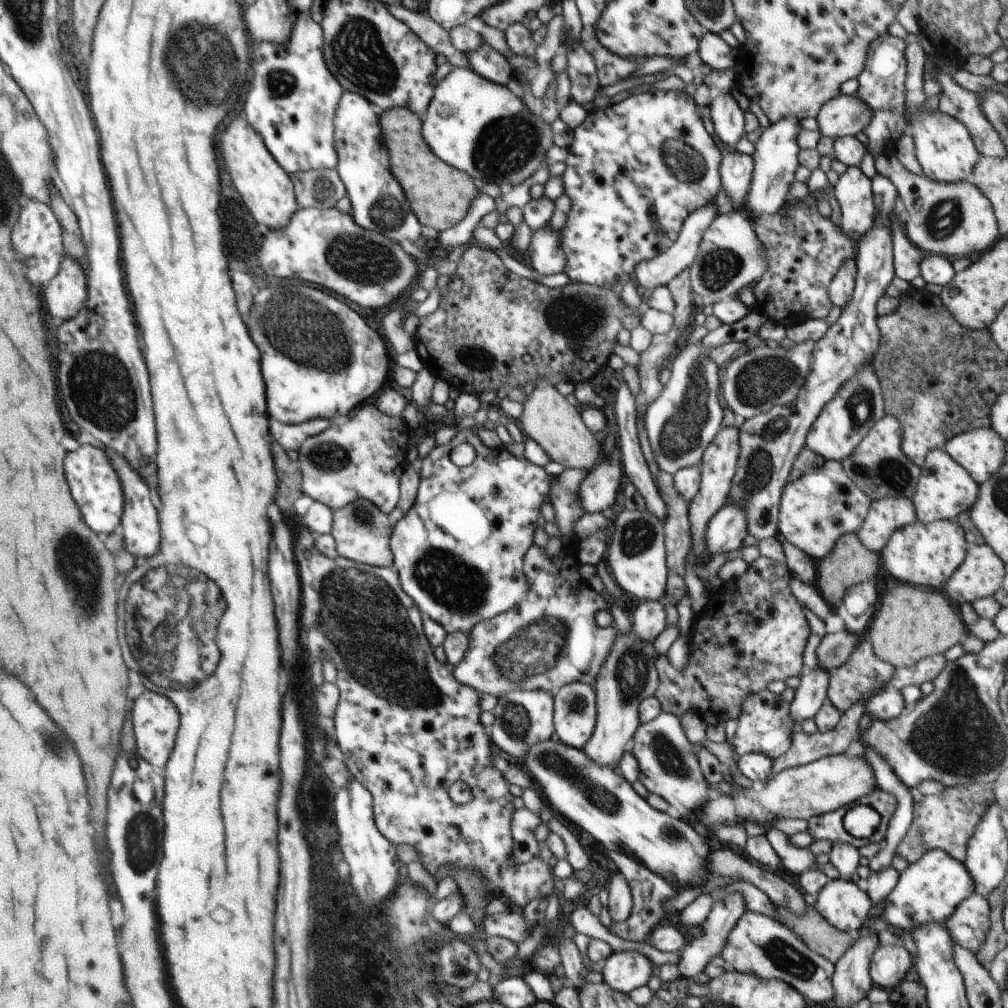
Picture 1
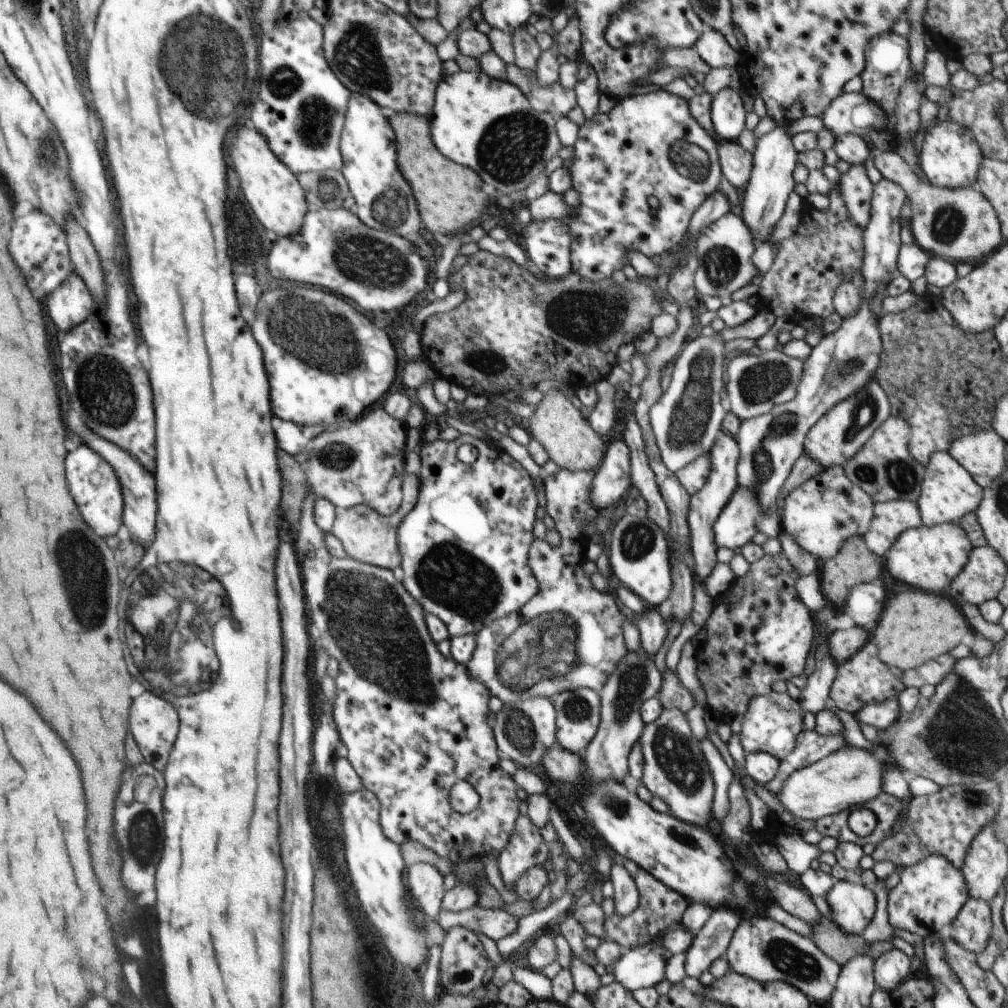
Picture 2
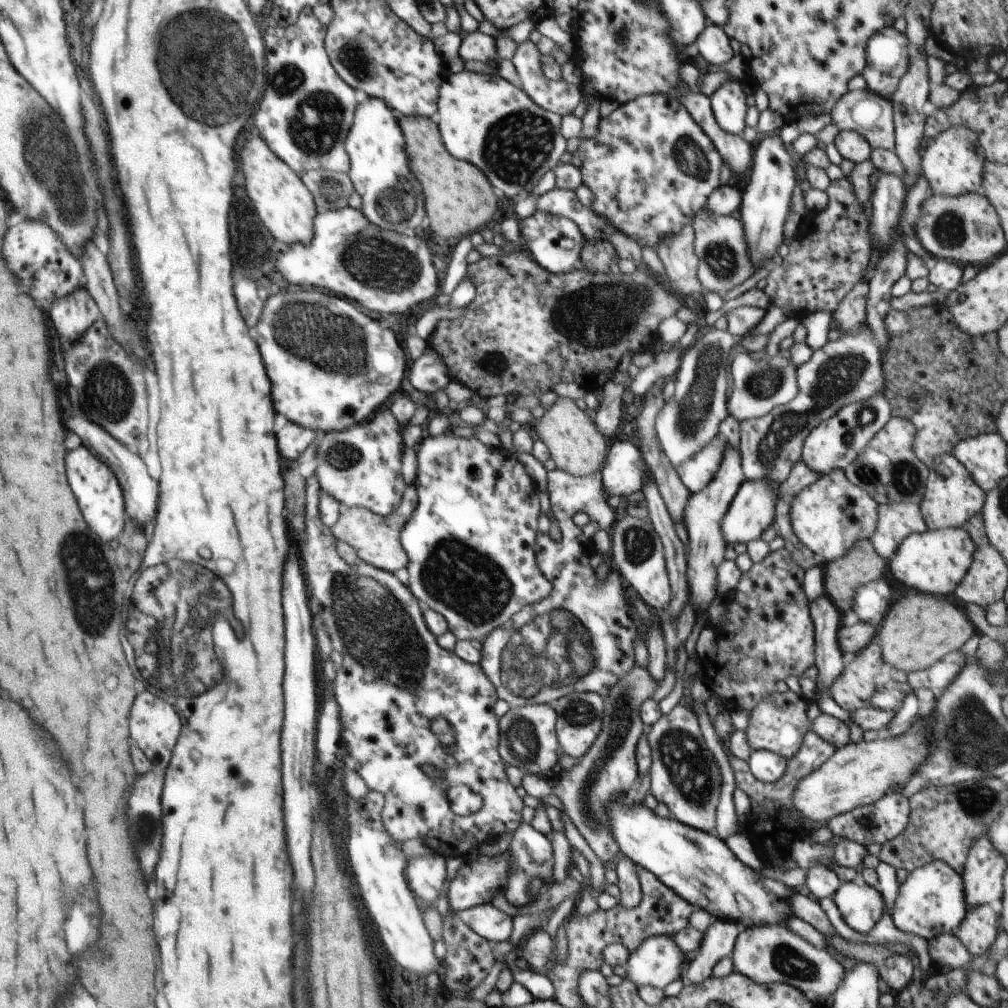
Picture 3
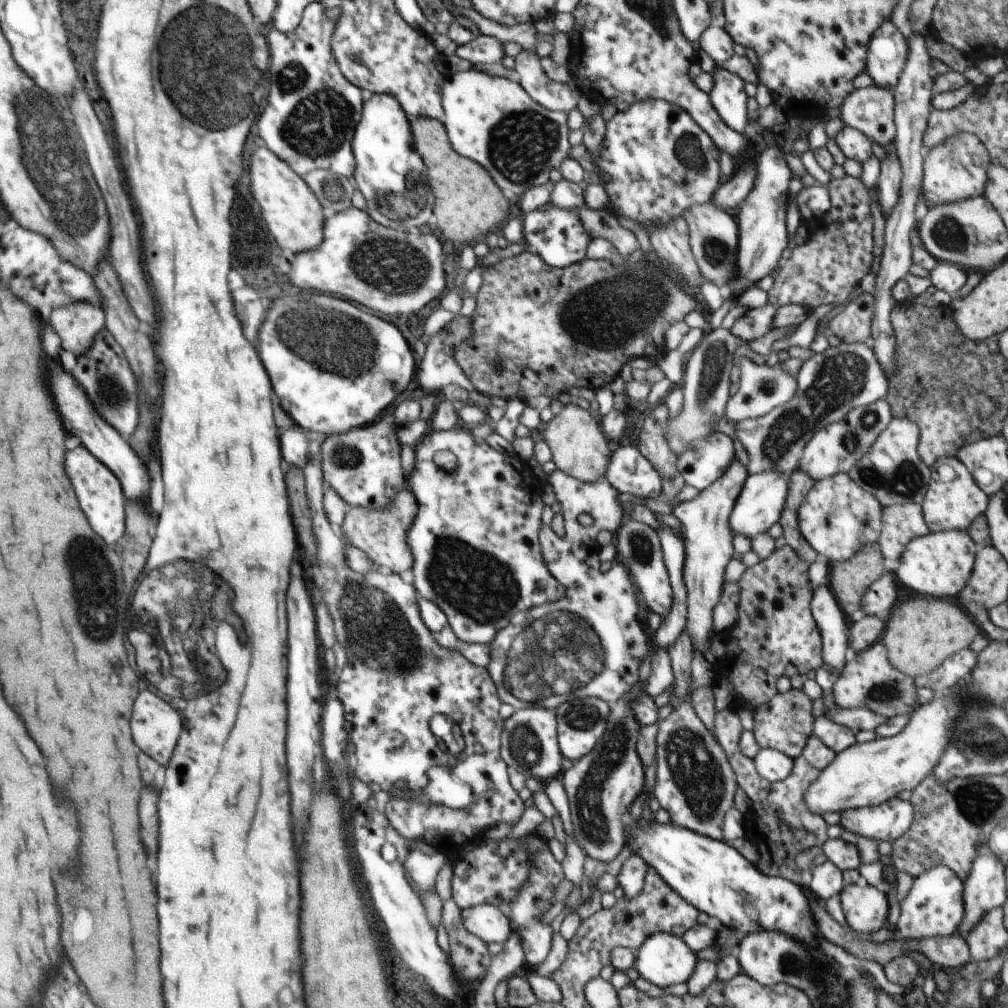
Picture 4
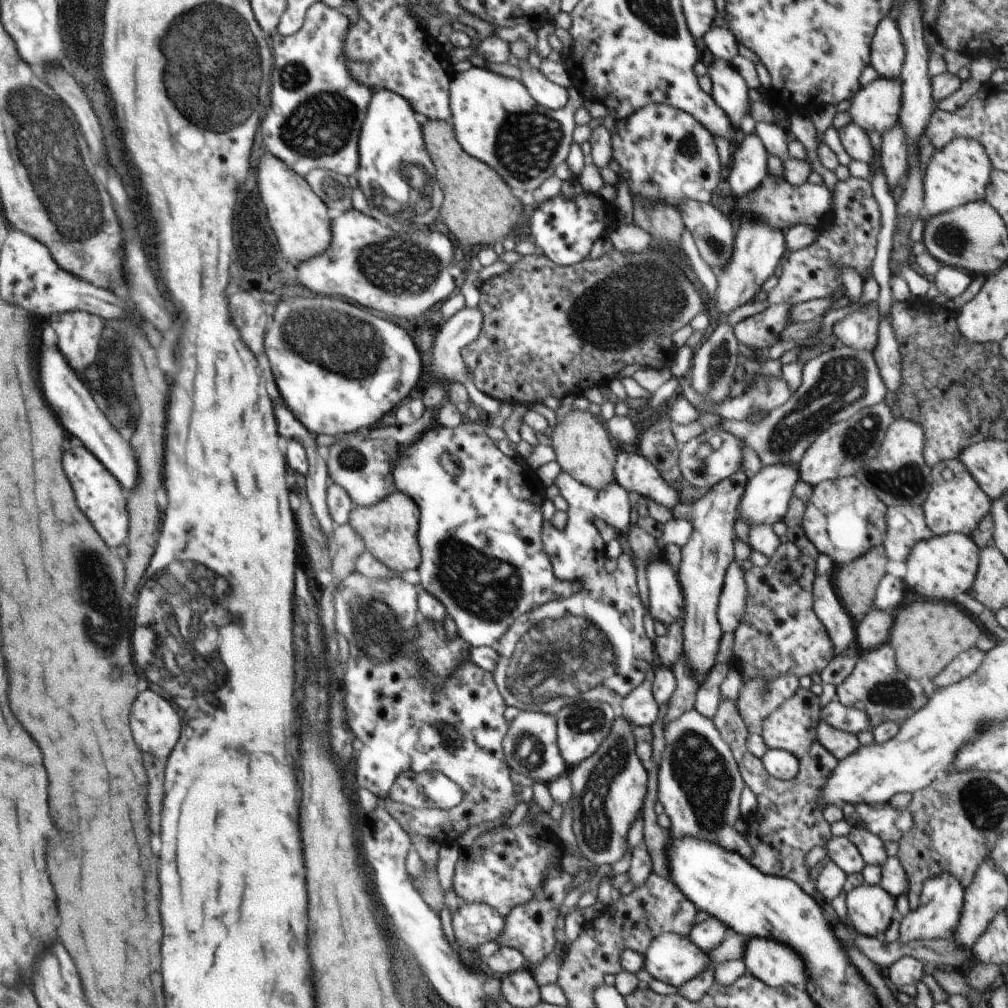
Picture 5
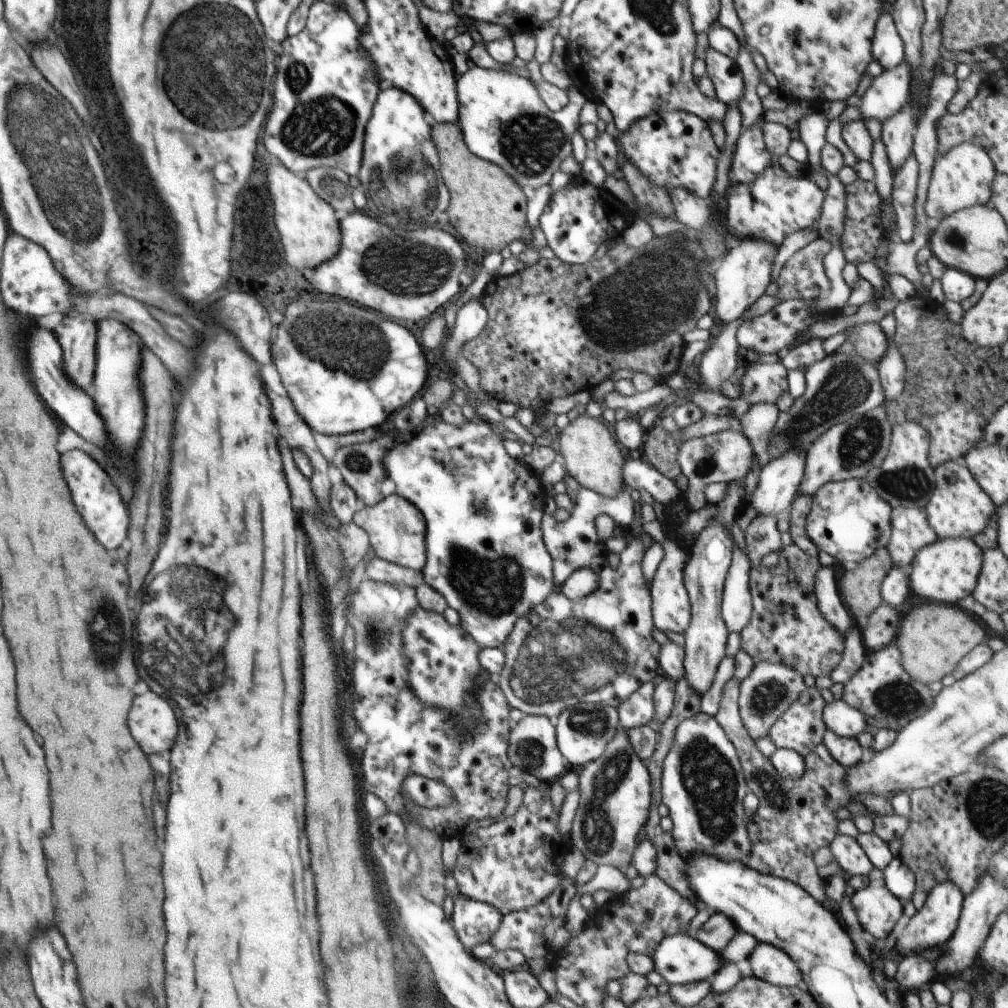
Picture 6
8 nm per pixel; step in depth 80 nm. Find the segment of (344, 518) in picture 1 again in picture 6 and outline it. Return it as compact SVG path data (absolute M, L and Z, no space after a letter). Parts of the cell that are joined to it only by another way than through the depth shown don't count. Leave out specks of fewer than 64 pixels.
M396 494L384 497L378 504L358 511L353 522L368 533L376 557L422 572L427 563L426 521L420 510L408 502L408 499Z

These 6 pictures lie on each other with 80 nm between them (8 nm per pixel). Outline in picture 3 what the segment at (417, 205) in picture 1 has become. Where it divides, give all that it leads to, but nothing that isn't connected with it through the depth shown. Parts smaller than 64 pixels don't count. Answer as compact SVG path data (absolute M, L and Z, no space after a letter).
M399 116L398 120L404 133L411 171L419 178L425 194L425 232L455 243L488 225L493 226L492 218L498 210L499 198L483 170L470 162L454 158L448 152L435 119Z

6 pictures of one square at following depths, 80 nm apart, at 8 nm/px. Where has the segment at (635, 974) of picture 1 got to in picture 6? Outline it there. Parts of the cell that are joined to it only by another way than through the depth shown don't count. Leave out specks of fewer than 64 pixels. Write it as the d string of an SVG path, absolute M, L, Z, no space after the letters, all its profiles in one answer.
M686 934L664 937L651 956L656 972L665 978L669 986L710 981L723 965L720 953L709 949L706 944L702 944L696 937L692 938Z

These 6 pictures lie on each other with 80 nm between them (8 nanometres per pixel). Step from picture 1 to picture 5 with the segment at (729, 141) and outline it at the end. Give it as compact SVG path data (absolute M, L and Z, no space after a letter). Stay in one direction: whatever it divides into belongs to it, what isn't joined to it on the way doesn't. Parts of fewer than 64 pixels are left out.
M712 56L707 67L708 76L712 81L712 98L728 115L732 126L739 129L750 104L746 81L729 61Z

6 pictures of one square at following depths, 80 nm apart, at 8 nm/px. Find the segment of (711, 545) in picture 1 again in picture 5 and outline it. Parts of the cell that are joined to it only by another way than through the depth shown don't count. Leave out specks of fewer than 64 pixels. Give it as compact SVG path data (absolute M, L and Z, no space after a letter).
M796 463L763 466L753 478L747 479L747 485L737 512L737 519L744 519L750 527L760 523L773 525L775 522L782 521L787 513L799 476L799 466Z

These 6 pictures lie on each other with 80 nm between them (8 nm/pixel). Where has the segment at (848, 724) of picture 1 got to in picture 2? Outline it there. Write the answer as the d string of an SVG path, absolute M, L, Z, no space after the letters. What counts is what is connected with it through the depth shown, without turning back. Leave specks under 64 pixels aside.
M804 728L803 732L796 738L797 745L794 746L794 750L786 758L780 760L778 774L770 780L770 783L767 783L763 787L773 795L776 794L780 790L782 782L794 770L811 766L818 762L818 760L823 760L830 754L838 752L840 748L848 745L849 743L846 742L844 735L844 732L840 732L840 734L821 736L815 733L815 730L808 731Z

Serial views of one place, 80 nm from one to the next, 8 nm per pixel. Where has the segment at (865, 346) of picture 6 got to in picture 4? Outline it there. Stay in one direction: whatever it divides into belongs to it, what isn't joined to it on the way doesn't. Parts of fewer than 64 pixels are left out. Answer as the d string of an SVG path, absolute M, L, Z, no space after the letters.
M860 294L829 322L829 333L838 336L842 343L870 343L874 313L875 298Z

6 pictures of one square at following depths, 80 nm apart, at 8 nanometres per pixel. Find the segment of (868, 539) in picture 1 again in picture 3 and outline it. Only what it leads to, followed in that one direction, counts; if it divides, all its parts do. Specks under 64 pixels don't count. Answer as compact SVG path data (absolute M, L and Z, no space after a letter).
M916 503L879 504L877 513L877 527L869 540L873 550L888 562L908 535L928 530Z

